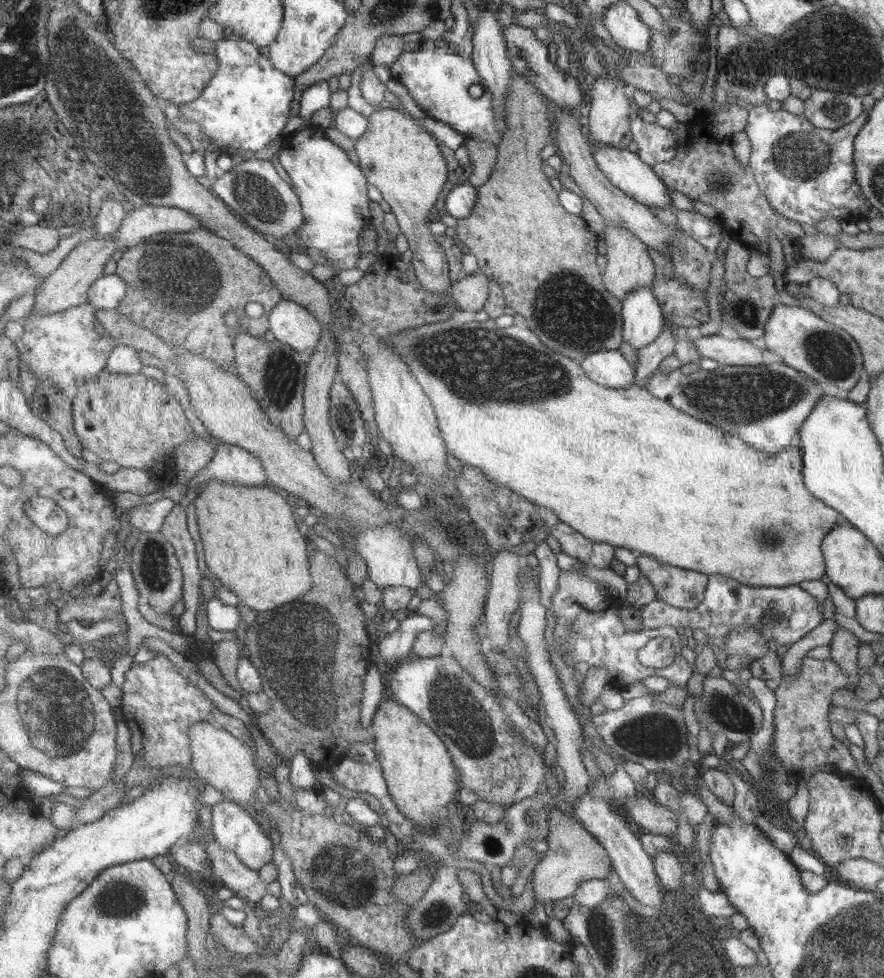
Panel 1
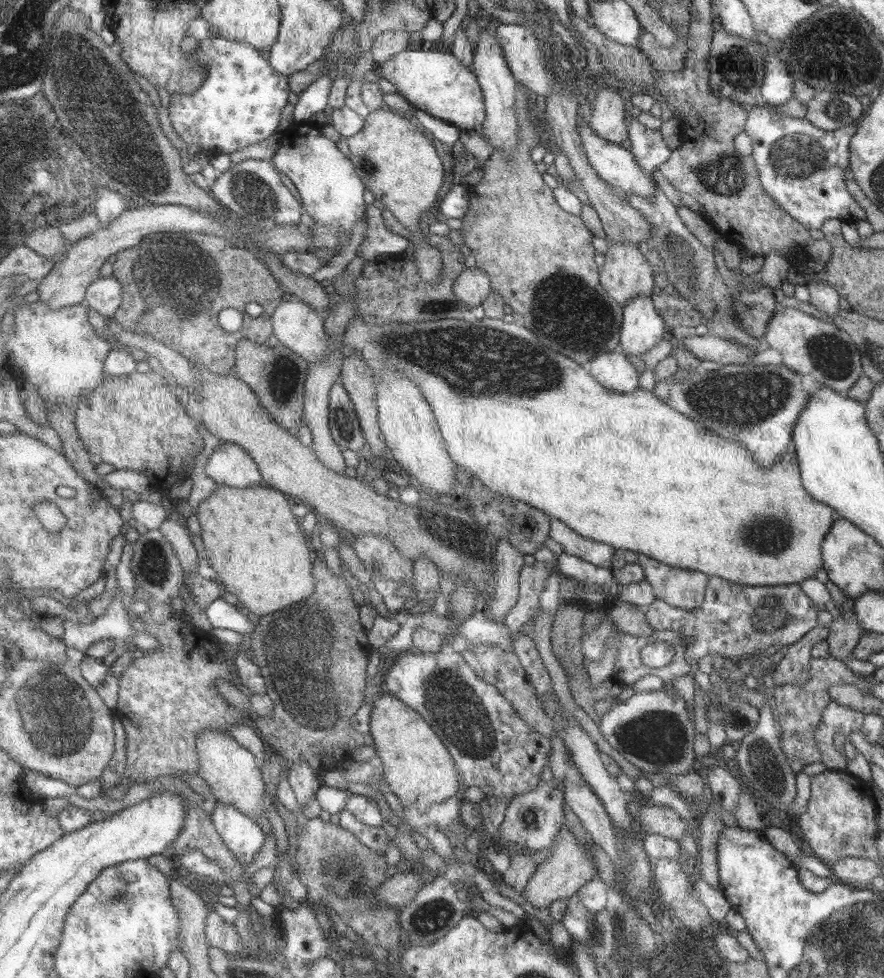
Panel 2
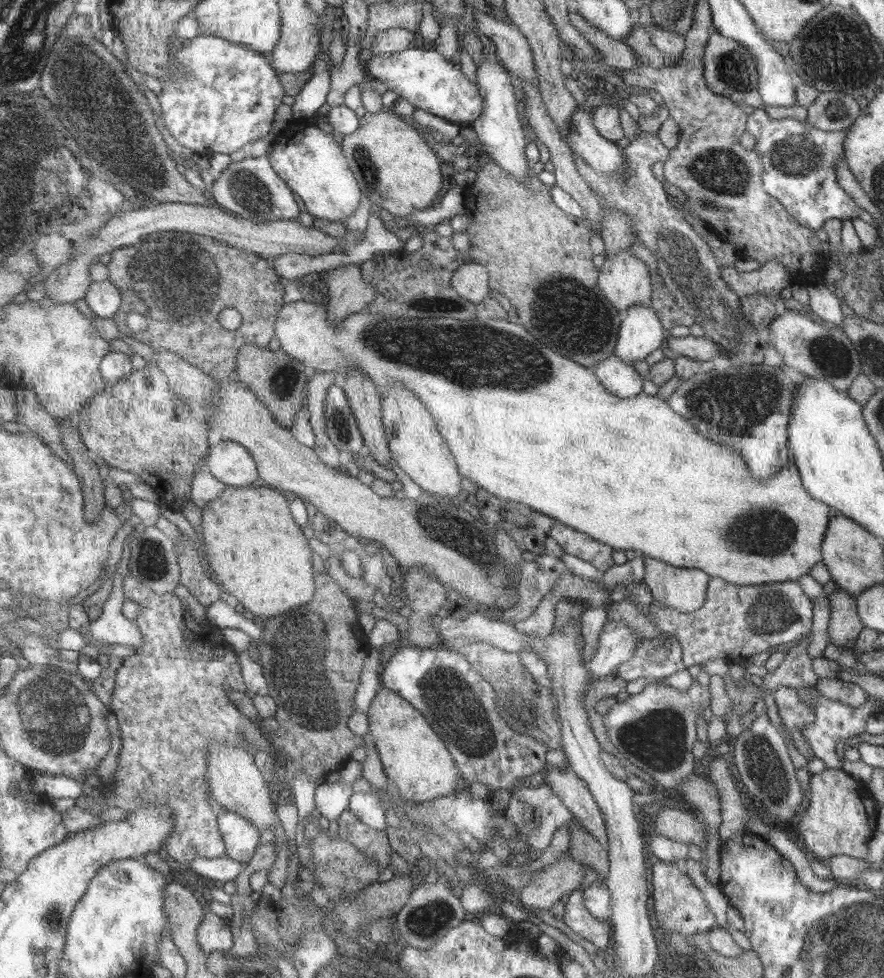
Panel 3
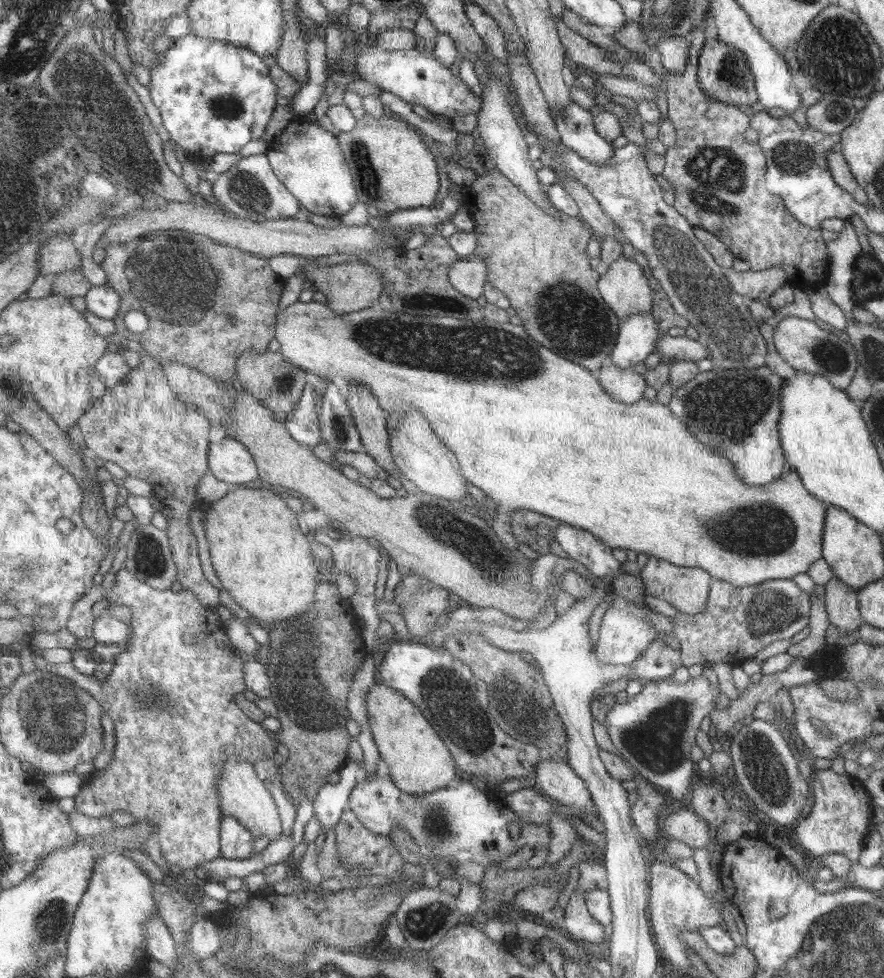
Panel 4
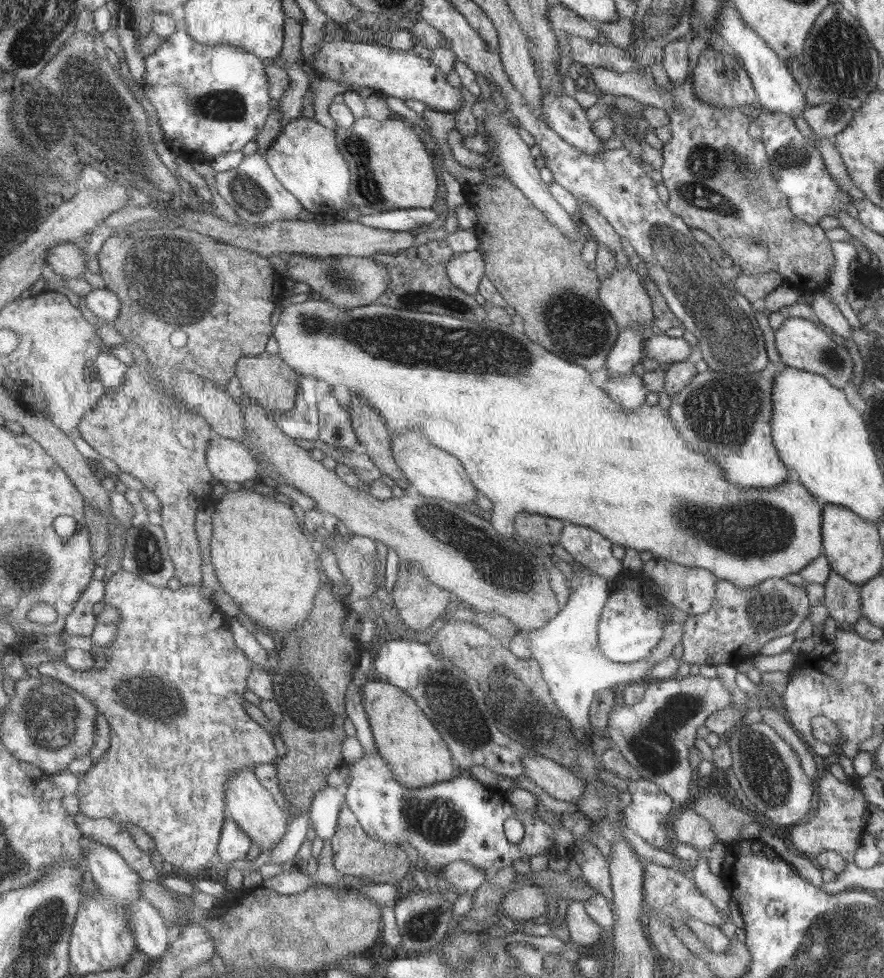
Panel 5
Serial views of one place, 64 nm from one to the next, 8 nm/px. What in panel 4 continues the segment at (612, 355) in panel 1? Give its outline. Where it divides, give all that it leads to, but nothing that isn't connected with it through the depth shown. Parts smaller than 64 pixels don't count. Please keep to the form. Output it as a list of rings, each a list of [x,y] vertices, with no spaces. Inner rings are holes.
[[[615,362],[611,366],[601,368],[597,372],[597,376],[599,376],[603,388],[607,388],[607,392],[611,396],[615,396],[615,400],[625,402],[625,404],[633,404],[633,402],[643,400],[647,386],[649,386],[645,376],[641,376],[635,370],[621,368]]]

